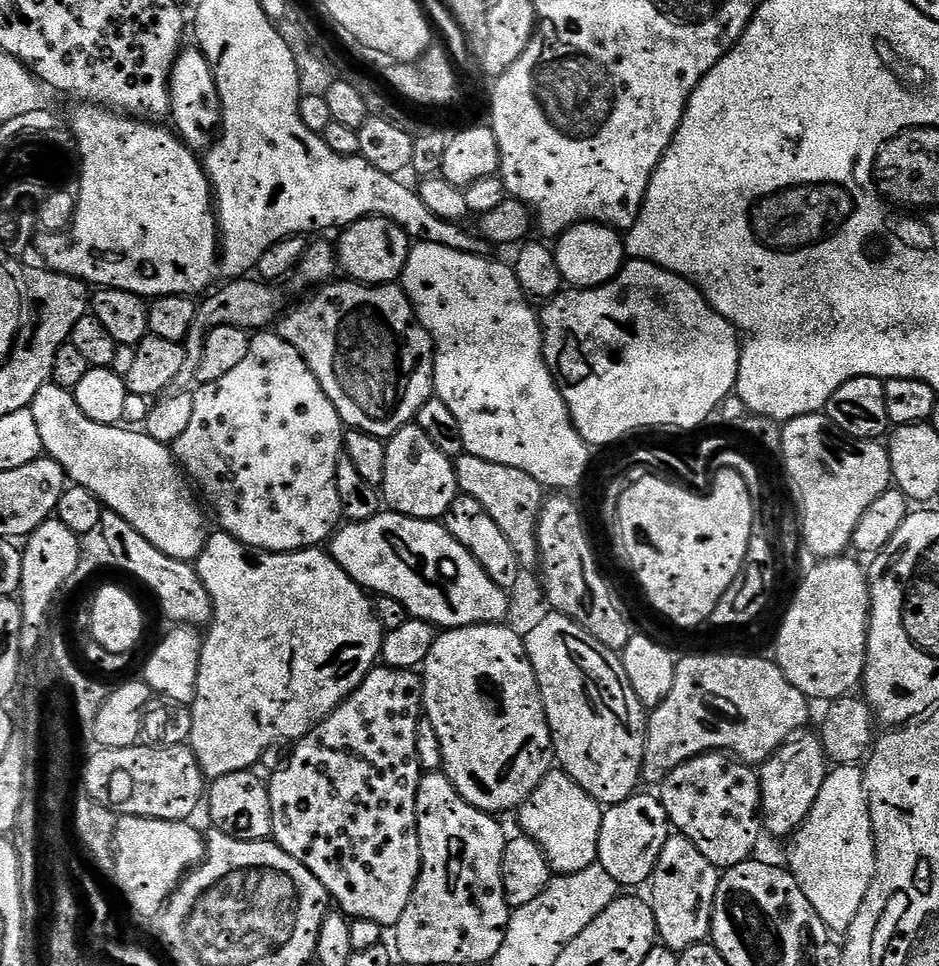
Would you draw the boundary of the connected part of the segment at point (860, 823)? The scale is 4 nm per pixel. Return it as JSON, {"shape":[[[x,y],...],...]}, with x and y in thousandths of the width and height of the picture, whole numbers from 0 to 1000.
{"shape":[[[892,791],[883,798],[878,817],[871,822],[863,843],[847,862],[843,872],[843,883],[840,884],[837,894],[850,917],[854,917],[854,925],[858,925],[863,938],[867,938],[871,950],[875,950],[883,965],[902,966],[903,960],[918,942],[929,912],[933,910],[933,863],[929,858],[929,844],[920,813],[919,794],[911,791]]]}

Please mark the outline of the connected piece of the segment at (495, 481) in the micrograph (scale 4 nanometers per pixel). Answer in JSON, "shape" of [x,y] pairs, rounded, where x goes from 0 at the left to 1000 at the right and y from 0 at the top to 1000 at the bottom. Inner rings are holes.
{"shape":[[[492,471],[485,473],[486,499],[489,508],[495,513],[513,520],[513,524],[526,536],[530,549],[539,553],[547,573],[554,576],[559,589],[572,587],[575,578],[575,564],[571,556],[571,546],[575,543],[575,528],[581,517],[581,506],[564,491],[547,487],[547,482],[530,482],[530,478],[518,478],[518,474]]]}

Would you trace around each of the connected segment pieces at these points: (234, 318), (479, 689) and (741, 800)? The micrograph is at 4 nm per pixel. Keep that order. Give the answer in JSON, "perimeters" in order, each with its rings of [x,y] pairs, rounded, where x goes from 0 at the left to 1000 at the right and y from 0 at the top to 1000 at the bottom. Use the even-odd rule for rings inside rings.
{"perimeters":[[[[257,288],[255,290],[243,290],[234,299],[223,301],[209,316],[209,324],[207,325],[207,337],[202,337],[202,346],[194,353],[196,364],[200,367],[199,380],[208,383],[213,378],[213,367],[217,361],[219,350],[232,337],[249,337],[250,340],[259,340],[261,342],[281,342],[286,337],[295,334],[296,328],[299,326],[298,306],[293,302],[293,297],[277,296],[274,302],[268,302],[267,289]]],[[[540,645],[530,646],[502,646],[495,650],[479,650],[470,653],[465,657],[462,669],[449,689],[449,737],[455,748],[462,752],[466,760],[466,768],[471,772],[471,785],[473,786],[471,795],[481,813],[488,818],[488,822],[501,834],[521,843],[534,843],[553,837],[555,832],[569,822],[571,815],[581,805],[584,799],[590,795],[590,771],[588,768],[588,757],[584,751],[579,725],[575,720],[575,711],[569,698],[569,689],[562,680],[562,674],[558,668],[558,658],[550,655],[547,651],[540,650]]],[[[751,778],[706,804],[701,823],[717,858],[735,867],[760,898],[781,899],[802,889],[812,865],[809,805],[802,792],[778,781]]]]}

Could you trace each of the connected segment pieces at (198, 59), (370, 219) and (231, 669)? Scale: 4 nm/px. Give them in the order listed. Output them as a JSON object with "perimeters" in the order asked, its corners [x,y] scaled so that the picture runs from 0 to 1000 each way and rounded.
{"perimeters":[[[[209,48],[197,49],[186,67],[183,69],[182,83],[182,127],[193,141],[196,149],[208,157],[218,156],[227,146],[226,139],[233,136],[237,127],[235,118],[235,99],[232,97],[231,85],[227,79],[223,62],[217,54]]],[[[392,224],[371,233],[361,241],[362,253],[357,254],[361,276],[372,291],[404,296],[425,291],[435,270],[435,243],[420,230],[406,224]]],[[[230,549],[223,554],[215,573],[207,581],[207,587],[226,620],[226,640],[224,649],[220,651],[222,658],[219,654],[213,672],[209,724],[203,730],[202,773],[211,785],[213,796],[217,798],[218,804],[227,808],[241,801],[267,797],[271,792],[277,790],[277,786],[288,772],[317,767],[330,756],[339,753],[374,716],[381,714],[383,707],[394,699],[397,692],[401,690],[410,651],[405,646],[397,622],[392,622],[393,614],[386,611],[383,606],[377,602],[377,598],[373,598],[373,594],[364,590],[364,586],[360,586],[353,570],[341,565],[319,567],[315,571],[278,571],[276,567],[263,567],[257,559],[250,559],[244,551]]]]}

